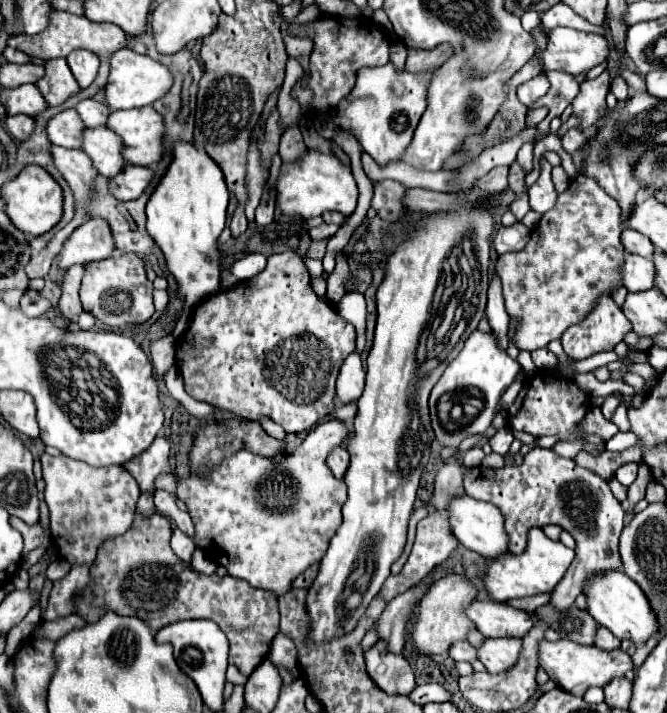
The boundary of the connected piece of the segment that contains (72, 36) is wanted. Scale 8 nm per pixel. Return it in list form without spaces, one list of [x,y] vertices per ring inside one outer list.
[[[53,12],[51,24],[47,30],[35,34],[35,36],[27,36],[27,34],[21,34],[15,38],[11,36],[9,46],[23,50],[25,54],[29,54],[33,58],[43,58],[43,60],[67,58],[67,54],[71,54],[79,48],[89,50],[89,52],[97,54],[99,58],[109,58],[113,52],[127,46],[127,36],[115,24],[97,24],[97,22],[89,22],[89,18],[85,18],[85,16],[73,16],[69,12]]]

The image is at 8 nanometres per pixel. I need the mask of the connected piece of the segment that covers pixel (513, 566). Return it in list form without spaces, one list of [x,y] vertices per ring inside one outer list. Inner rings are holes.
[[[533,528],[529,532],[529,542],[523,554],[519,556],[505,554],[505,558],[487,560],[487,572],[483,576],[483,582],[485,582],[489,596],[497,602],[551,592],[557,586],[557,582],[561,582],[561,578],[565,576],[573,558],[575,558],[575,550],[563,546],[561,542],[549,540],[541,528]]]

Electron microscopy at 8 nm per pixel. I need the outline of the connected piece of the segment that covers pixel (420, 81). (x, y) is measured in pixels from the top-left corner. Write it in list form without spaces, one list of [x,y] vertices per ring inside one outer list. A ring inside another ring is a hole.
[[[393,64],[379,68],[363,68],[357,74],[357,84],[347,98],[343,98],[333,114],[337,126],[351,130],[365,152],[373,156],[379,166],[389,162],[401,162],[413,132],[425,112],[425,94],[431,74],[409,74],[395,72]]]

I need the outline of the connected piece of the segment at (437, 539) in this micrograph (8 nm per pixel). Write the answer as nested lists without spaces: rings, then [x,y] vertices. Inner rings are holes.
[[[439,510],[439,512],[431,512],[427,514],[419,524],[417,524],[417,538],[415,538],[415,544],[413,544],[413,550],[409,554],[409,560],[405,562],[403,570],[397,574],[397,576],[389,576],[385,580],[385,584],[381,586],[379,594],[381,598],[385,598],[385,602],[391,602],[397,594],[409,590],[411,586],[415,586],[421,578],[425,578],[425,574],[429,574],[435,564],[441,564],[445,562],[449,556],[453,556],[453,552],[457,550],[459,542],[457,538],[453,536],[451,532],[451,526],[449,526],[449,516],[447,516],[447,510]]]

